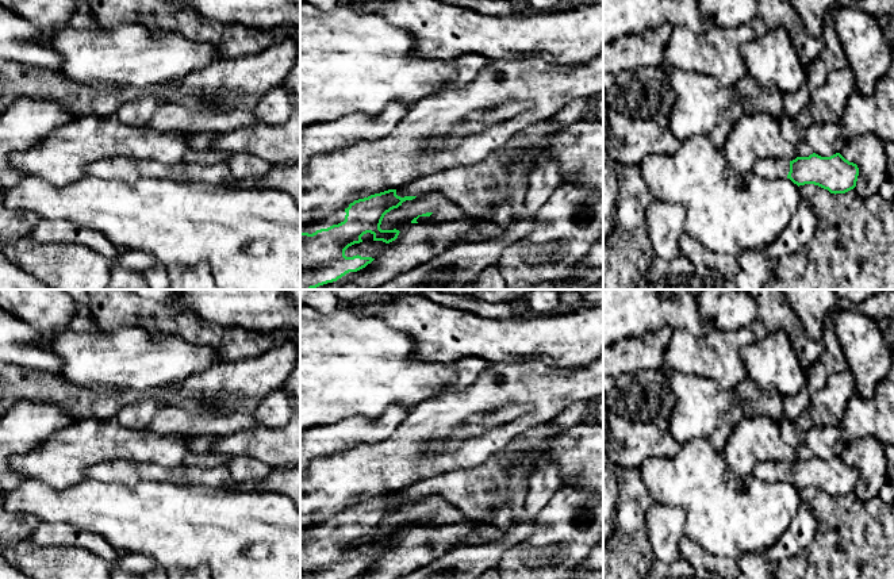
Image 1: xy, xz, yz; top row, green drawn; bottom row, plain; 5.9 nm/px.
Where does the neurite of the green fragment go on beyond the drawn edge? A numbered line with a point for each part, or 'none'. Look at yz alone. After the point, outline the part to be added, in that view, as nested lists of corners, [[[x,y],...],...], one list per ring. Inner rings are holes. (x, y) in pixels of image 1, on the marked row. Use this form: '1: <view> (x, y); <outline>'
1: yz (767, 168); [[[778,158],[759,160],[752,170],[753,175],[767,180],[778,180],[780,177],[787,177],[789,172],[790,162]]]

